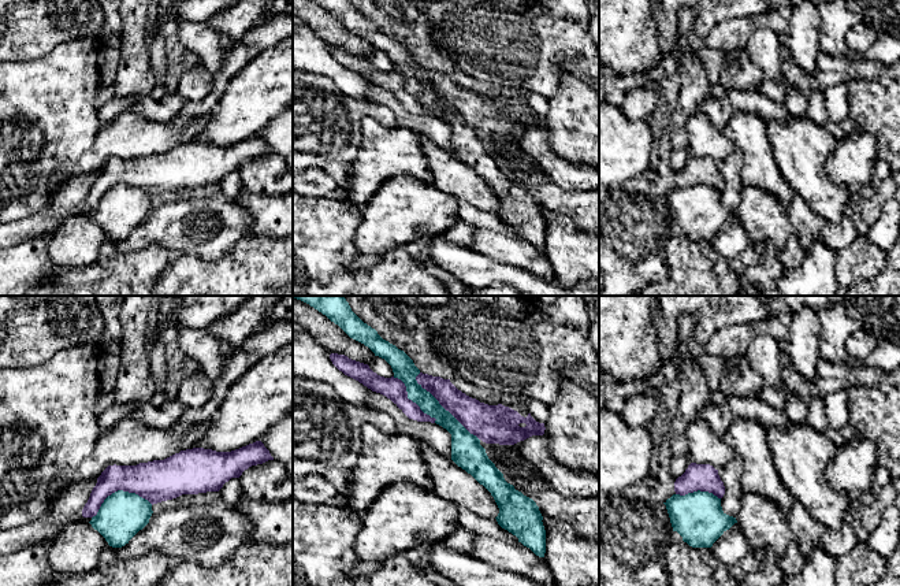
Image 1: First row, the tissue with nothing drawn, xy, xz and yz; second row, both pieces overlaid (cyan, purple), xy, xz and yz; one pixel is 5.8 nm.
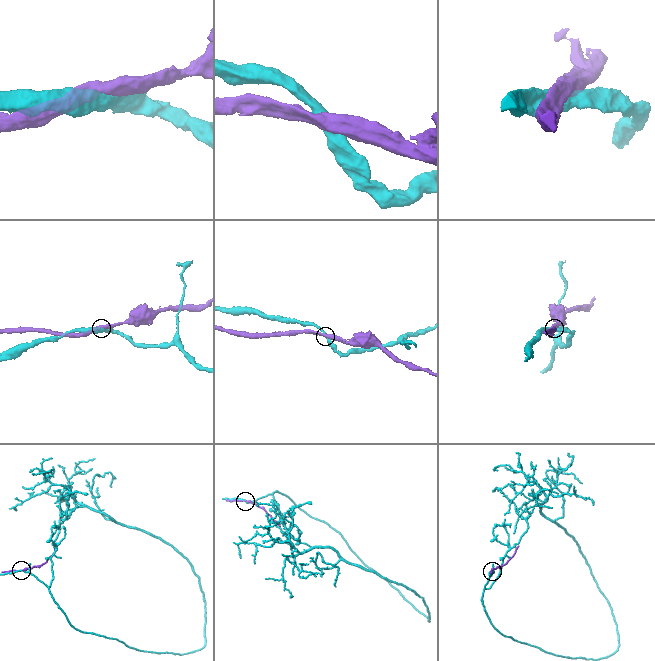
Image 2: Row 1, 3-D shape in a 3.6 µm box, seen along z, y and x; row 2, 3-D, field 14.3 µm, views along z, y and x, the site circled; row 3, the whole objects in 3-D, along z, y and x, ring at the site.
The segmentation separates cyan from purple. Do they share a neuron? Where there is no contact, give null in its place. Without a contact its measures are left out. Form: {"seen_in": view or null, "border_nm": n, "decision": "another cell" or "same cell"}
{"seen_in": "xz", "border_nm": 550, "decision": "another cell"}

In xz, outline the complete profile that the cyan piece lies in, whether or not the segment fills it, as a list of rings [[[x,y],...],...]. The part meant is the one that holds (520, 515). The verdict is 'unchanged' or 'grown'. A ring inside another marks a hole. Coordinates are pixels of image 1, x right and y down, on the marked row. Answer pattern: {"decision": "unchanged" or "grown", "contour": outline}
{"decision": "unchanged", "contour": [[[343,296],[293,297],[326,315],[350,338],[368,346],[375,356],[384,359],[391,366],[394,378],[405,383],[408,398],[416,403],[424,413],[435,418],[435,423],[451,434],[451,460],[491,493],[499,508],[495,518],[498,524],[516,535],[518,542],[529,548],[536,556],[544,557],[546,530],[539,507],[532,498],[505,481],[503,474],[488,459],[480,440],[471,434],[429,392],[417,383],[416,377],[420,370],[413,360],[364,323],[352,311]]]}

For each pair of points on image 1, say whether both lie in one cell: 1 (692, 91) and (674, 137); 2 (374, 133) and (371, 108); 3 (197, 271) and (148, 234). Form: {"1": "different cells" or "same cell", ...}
{"1": "same cell", "2": "different cells", "3": "different cells"}

